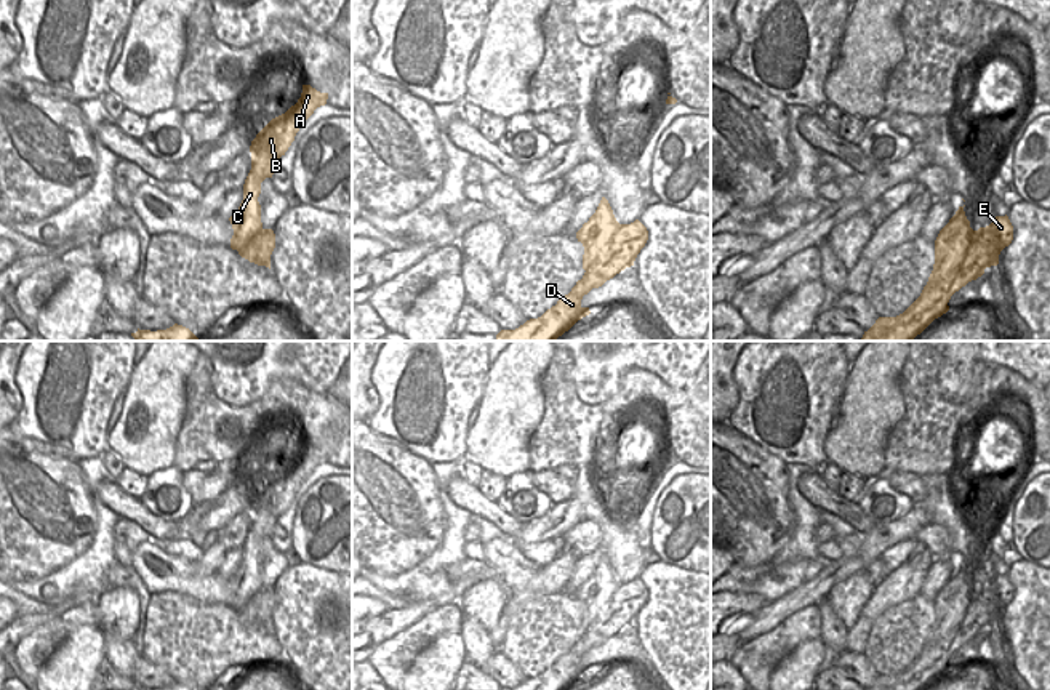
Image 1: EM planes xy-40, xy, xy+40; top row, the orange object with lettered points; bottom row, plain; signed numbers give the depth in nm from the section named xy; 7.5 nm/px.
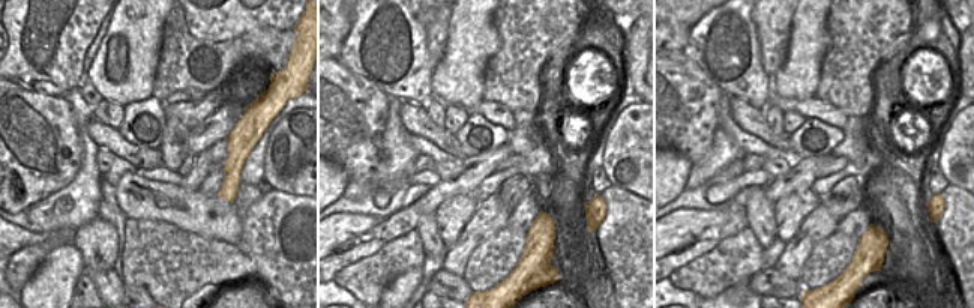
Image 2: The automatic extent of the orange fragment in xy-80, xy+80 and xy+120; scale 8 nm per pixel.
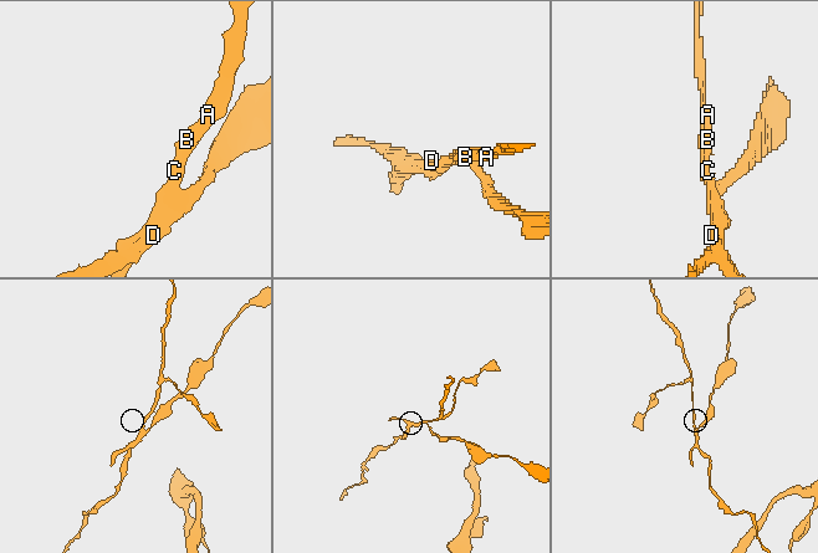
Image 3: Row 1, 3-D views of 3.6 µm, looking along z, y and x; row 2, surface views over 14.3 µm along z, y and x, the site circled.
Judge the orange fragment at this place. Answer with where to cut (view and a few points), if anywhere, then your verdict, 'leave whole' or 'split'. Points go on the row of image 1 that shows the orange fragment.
xy (621, 224), (607, 250), (588, 269), (601, 277), (593, 287) | split

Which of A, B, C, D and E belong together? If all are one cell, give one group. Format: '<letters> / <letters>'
A B C D / E

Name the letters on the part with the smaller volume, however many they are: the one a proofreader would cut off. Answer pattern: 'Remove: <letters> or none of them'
Remove: A, B, C, D

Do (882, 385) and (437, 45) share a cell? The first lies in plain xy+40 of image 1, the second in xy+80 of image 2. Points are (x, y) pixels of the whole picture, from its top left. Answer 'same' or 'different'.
different

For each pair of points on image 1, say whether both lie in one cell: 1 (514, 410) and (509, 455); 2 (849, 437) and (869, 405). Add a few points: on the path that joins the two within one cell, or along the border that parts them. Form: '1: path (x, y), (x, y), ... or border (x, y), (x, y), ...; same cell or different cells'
1: path (509, 421), (509, 444); same cell
2: path (857, 429), (868, 413); same cell

